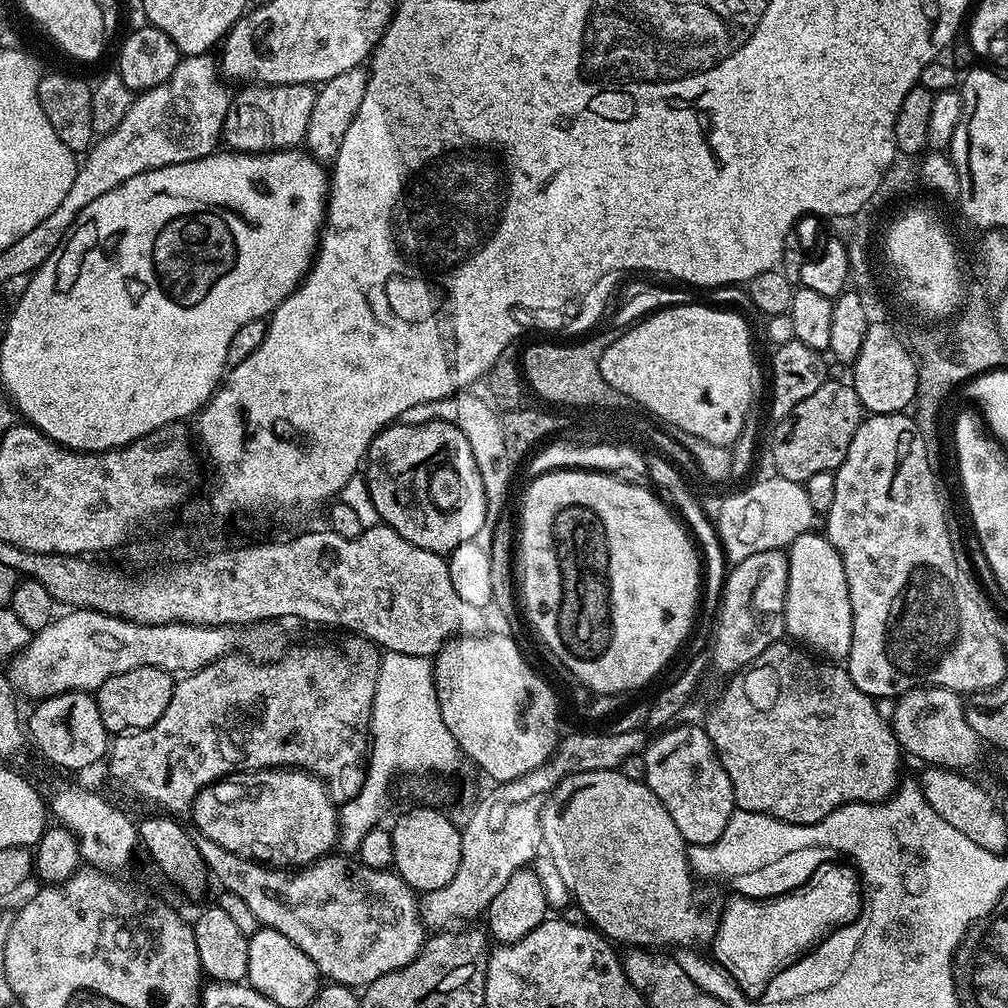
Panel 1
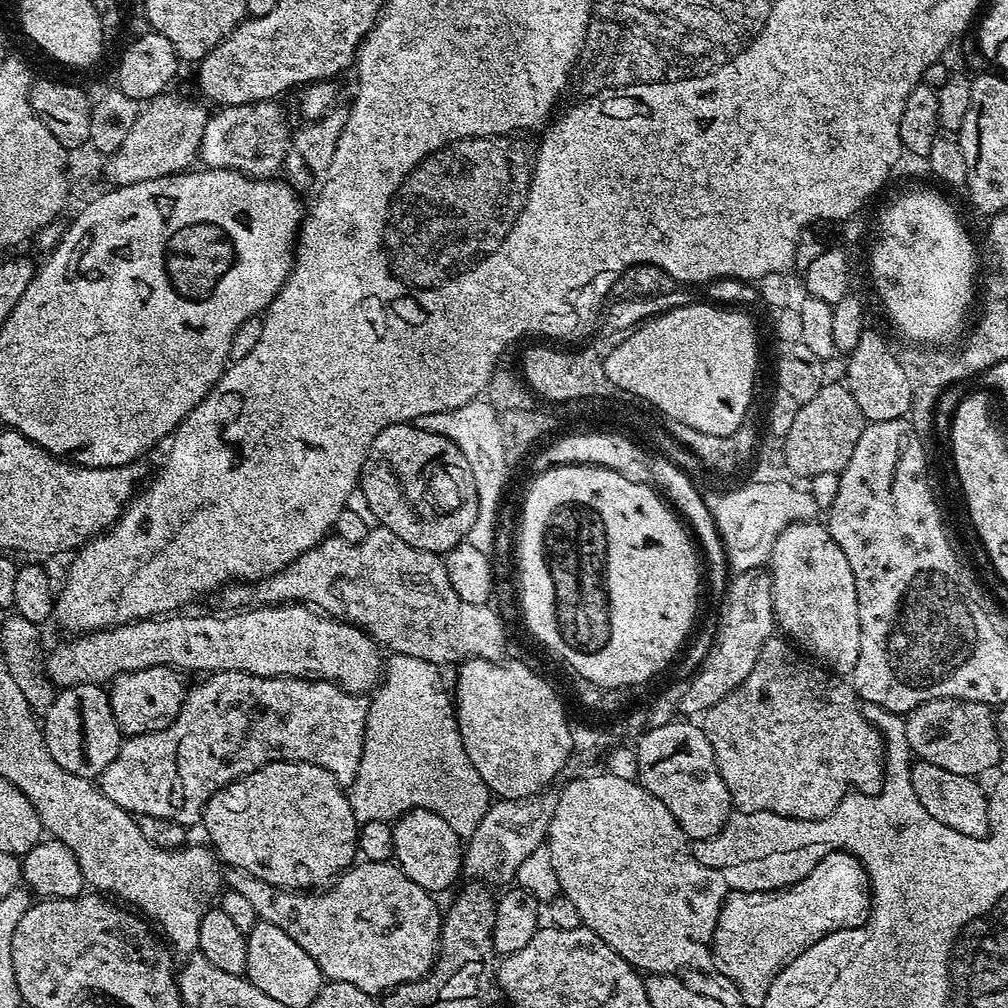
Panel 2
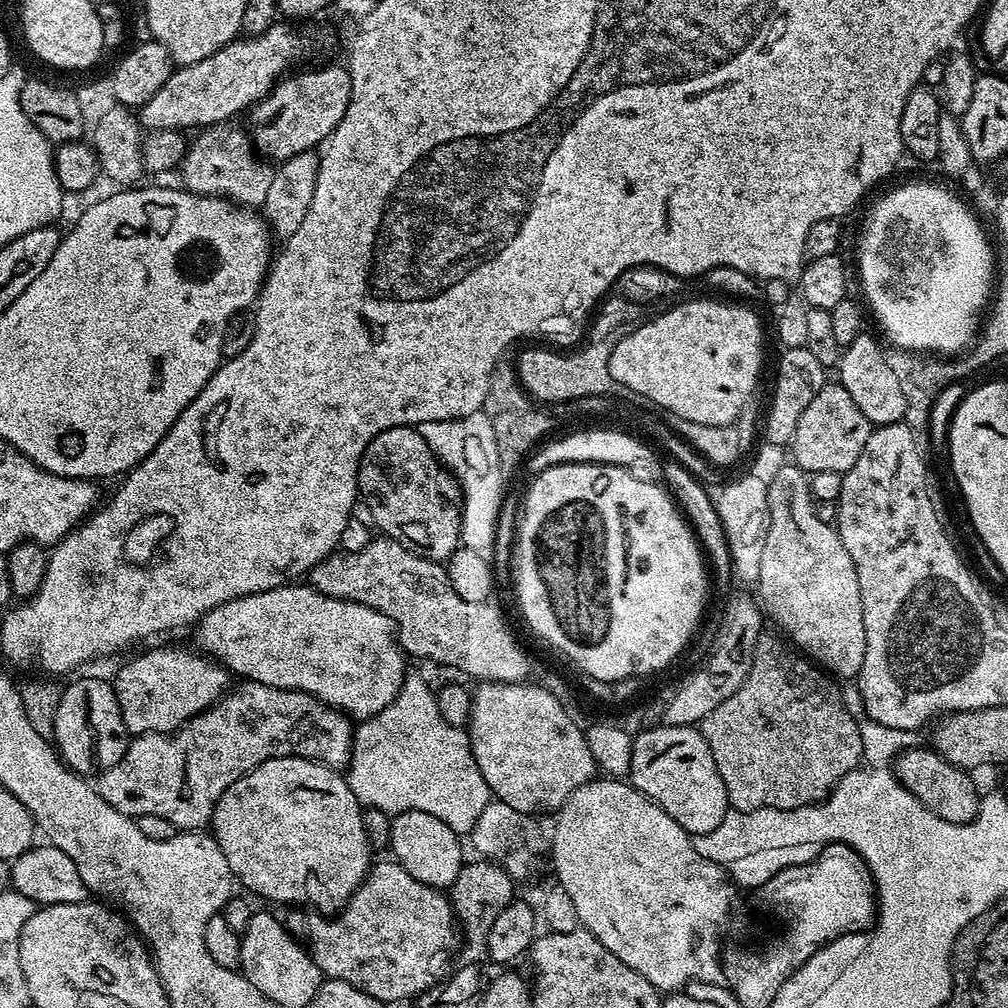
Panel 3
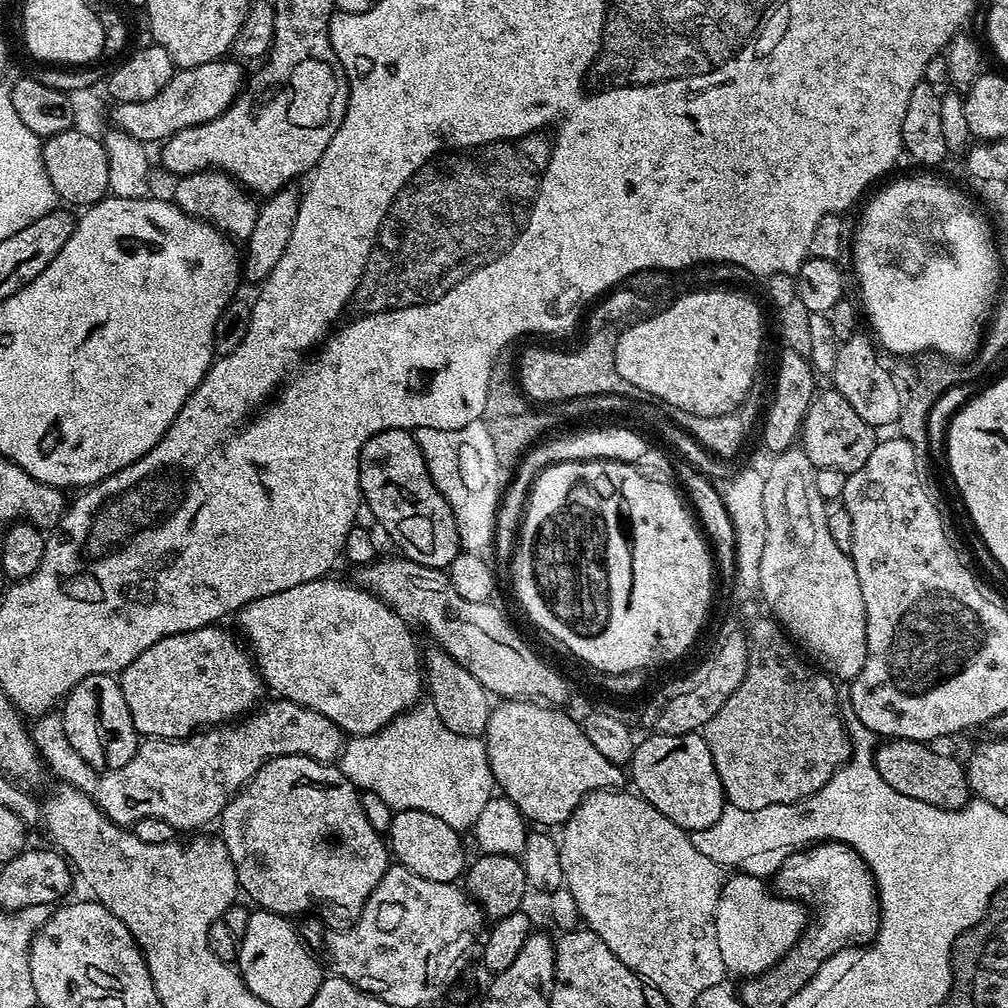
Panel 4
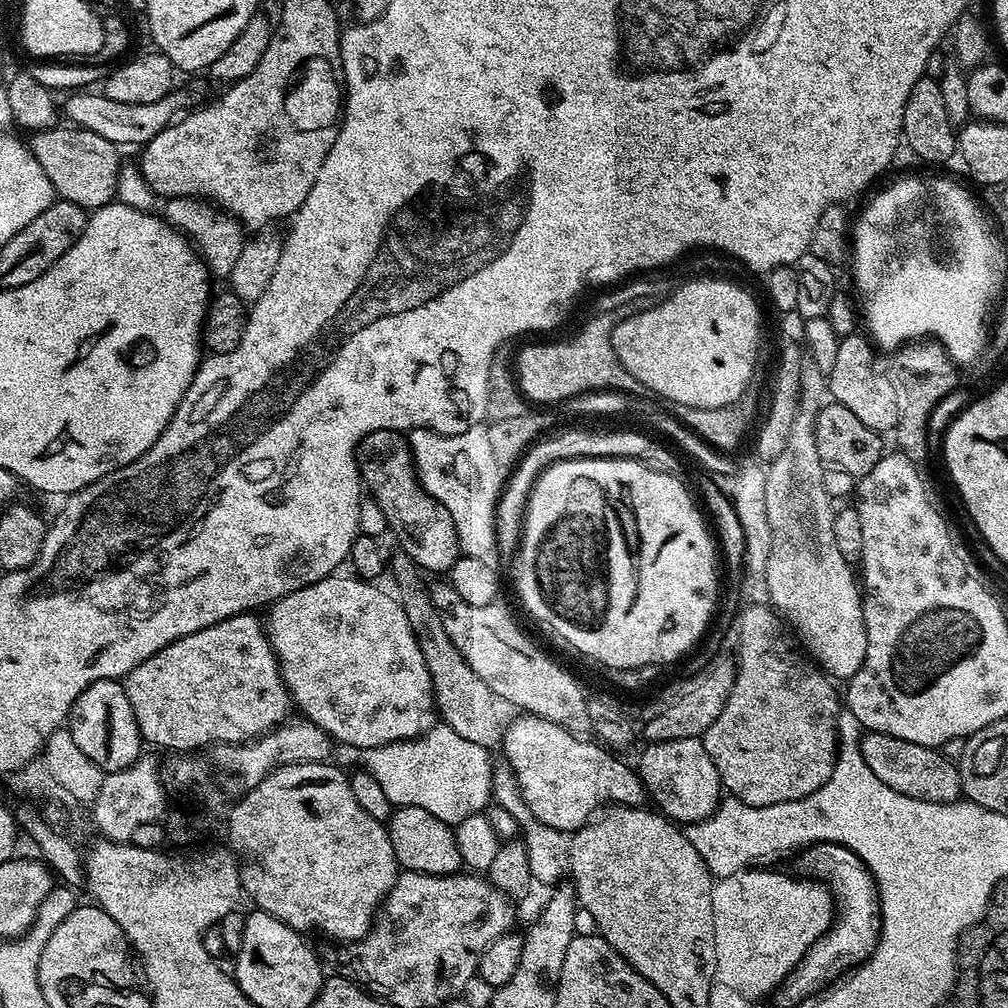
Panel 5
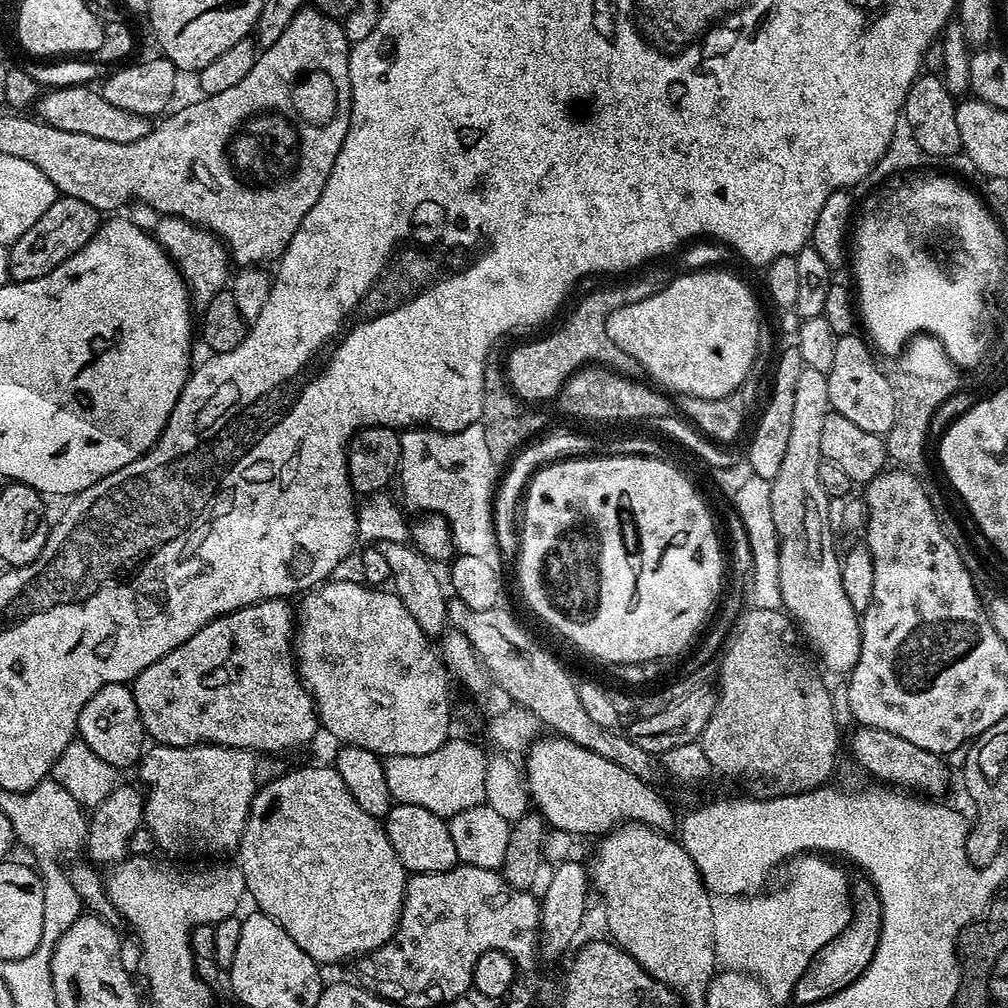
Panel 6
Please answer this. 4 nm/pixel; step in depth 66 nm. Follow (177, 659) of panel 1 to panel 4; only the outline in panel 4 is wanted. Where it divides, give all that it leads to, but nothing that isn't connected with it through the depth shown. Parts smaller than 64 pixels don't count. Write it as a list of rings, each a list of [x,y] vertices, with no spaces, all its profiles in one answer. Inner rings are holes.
[[[321,578],[302,582],[298,586],[290,586],[290,590],[282,590],[278,594],[270,594],[258,598],[241,608],[238,613],[240,619],[239,635],[246,641],[250,649],[250,655],[256,662],[257,668],[260,669],[260,678],[264,681],[269,689],[272,688],[277,697],[292,700],[296,704],[306,706],[334,722],[340,728],[340,731],[349,737],[372,735],[376,731],[382,730],[391,720],[421,699],[422,696],[422,656],[416,652],[416,640],[412,637],[413,629],[402,619],[402,617],[393,610],[386,602],[382,602],[373,592],[368,592],[364,588],[357,586],[355,583],[339,584],[333,578]]]

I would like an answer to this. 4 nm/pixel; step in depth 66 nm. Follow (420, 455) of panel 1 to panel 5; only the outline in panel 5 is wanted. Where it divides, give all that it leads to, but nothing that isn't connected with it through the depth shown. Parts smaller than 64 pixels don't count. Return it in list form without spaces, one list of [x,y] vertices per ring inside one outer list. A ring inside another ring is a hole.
[[[383,428],[374,430],[374,434],[366,434],[356,450],[356,467],[360,469],[363,487],[372,491],[371,499],[379,504],[387,516],[387,527],[391,534],[393,532],[396,535],[402,551],[425,573],[451,573],[454,562],[462,555],[458,530],[454,530],[454,518],[450,518],[442,502],[427,494],[422,495],[420,479],[414,474],[412,451],[407,439],[395,428]],[[419,504],[424,507],[424,512],[408,512]]]

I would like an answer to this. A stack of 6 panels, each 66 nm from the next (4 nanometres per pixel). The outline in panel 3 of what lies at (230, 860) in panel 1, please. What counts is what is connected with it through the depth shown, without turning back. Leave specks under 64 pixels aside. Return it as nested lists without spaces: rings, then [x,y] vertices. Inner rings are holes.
[[[387,859],[381,864],[380,861],[373,863],[368,869],[358,890],[342,909],[344,920],[329,918],[324,914],[312,914],[304,928],[308,931],[308,953],[327,979],[345,980],[350,982],[350,986],[374,998],[391,1002],[420,996],[427,988],[435,989],[445,979],[458,944],[458,925],[456,916],[452,913],[451,899],[441,889],[426,886],[426,882],[418,882],[418,878],[410,878],[410,874],[406,874],[406,870],[395,859]]]

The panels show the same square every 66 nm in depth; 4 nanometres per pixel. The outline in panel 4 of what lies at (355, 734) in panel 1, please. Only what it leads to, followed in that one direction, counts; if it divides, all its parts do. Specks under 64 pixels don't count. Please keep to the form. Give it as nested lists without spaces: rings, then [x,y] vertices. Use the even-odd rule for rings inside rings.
[[[272,698],[269,704],[261,703],[235,722],[225,722],[193,732],[187,740],[145,739],[137,747],[134,758],[126,762],[126,766],[118,766],[118,770],[103,773],[97,779],[94,799],[104,815],[121,826],[134,826],[142,818],[162,816],[174,818],[177,829],[200,830],[203,829],[200,828],[203,824],[208,824],[211,820],[213,823],[219,817],[233,796],[266,762],[279,756],[309,756],[311,760],[332,762],[340,756],[345,741],[345,733],[334,722],[330,722],[330,718],[292,700]]]

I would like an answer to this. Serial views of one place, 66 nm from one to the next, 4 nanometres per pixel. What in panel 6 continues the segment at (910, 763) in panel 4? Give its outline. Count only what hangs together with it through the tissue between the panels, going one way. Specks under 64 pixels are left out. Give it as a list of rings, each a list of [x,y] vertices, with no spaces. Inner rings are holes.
[[[856,726],[852,730],[852,737],[849,740],[847,737],[846,748],[852,751],[857,766],[876,779],[873,781],[883,782],[888,786],[897,784],[897,789],[923,794],[928,798],[943,797],[940,795],[948,788],[948,768],[944,765],[945,757],[941,753],[922,750],[922,746],[906,742],[906,738],[898,738],[898,734],[889,734],[887,730],[878,730],[874,726]]]

